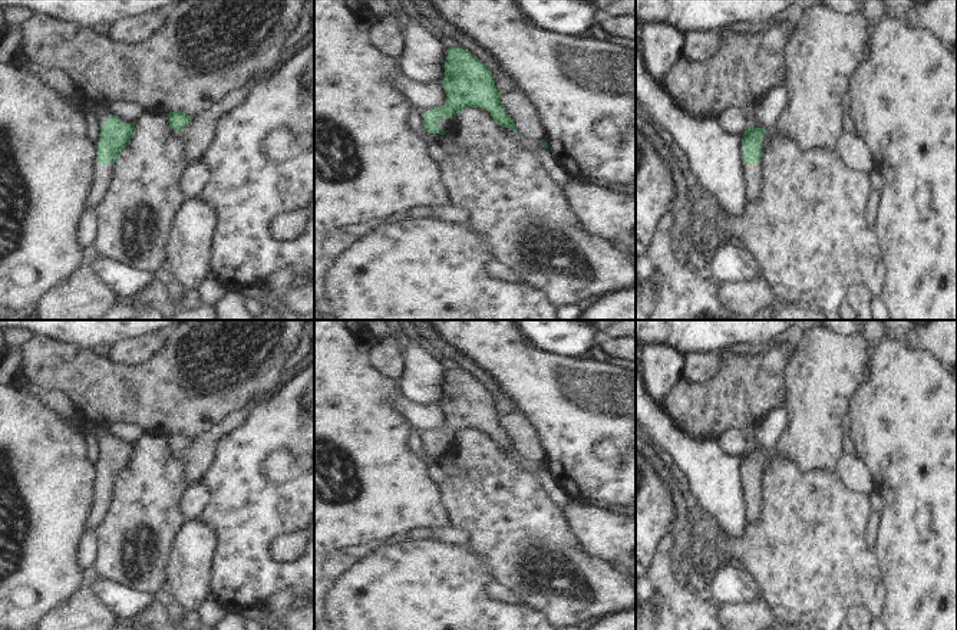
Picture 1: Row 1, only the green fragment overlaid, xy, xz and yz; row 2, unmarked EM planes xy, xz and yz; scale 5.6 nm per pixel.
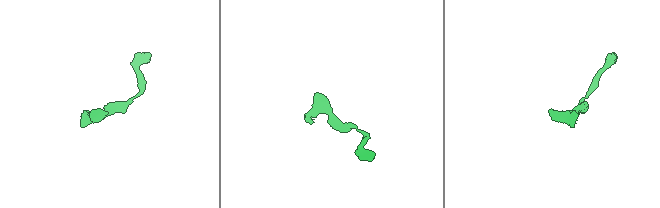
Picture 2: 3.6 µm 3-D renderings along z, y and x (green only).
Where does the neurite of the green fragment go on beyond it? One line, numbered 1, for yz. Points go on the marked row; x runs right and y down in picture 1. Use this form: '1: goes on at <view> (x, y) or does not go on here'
1: goes on at yz (752, 174)

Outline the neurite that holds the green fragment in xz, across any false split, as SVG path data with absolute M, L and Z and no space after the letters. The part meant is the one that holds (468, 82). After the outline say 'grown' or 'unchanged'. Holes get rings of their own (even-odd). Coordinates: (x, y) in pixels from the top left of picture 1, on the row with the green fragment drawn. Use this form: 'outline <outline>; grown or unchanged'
outline M459 46L448 49L445 77L440 83L446 93L446 102L443 106L423 111L426 131L420 136L429 139L445 135L456 113L463 108L482 108L496 123L518 132L515 122L501 106L502 92L496 89L492 72L471 52Z; grown

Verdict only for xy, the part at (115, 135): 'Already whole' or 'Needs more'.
Needs more

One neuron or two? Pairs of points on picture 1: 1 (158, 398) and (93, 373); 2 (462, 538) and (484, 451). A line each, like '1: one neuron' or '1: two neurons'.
1: one neuron
2: two neurons

